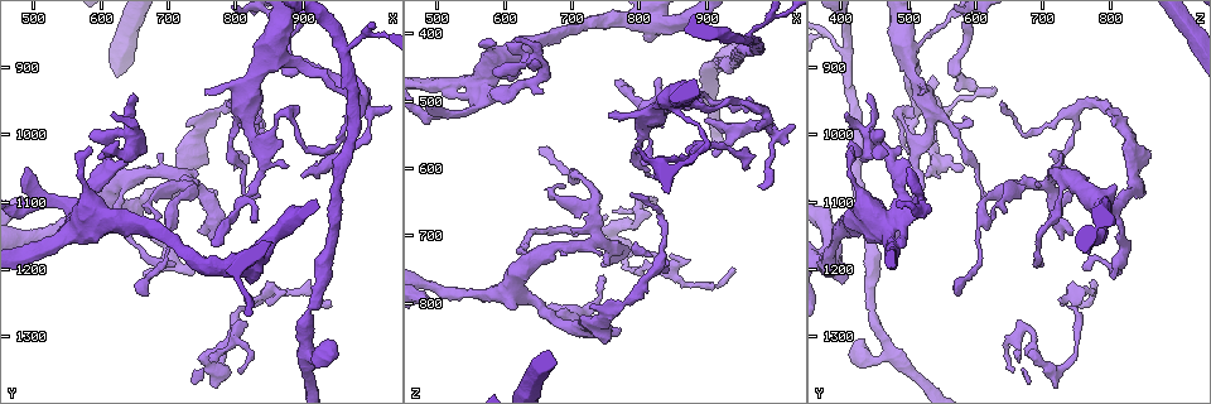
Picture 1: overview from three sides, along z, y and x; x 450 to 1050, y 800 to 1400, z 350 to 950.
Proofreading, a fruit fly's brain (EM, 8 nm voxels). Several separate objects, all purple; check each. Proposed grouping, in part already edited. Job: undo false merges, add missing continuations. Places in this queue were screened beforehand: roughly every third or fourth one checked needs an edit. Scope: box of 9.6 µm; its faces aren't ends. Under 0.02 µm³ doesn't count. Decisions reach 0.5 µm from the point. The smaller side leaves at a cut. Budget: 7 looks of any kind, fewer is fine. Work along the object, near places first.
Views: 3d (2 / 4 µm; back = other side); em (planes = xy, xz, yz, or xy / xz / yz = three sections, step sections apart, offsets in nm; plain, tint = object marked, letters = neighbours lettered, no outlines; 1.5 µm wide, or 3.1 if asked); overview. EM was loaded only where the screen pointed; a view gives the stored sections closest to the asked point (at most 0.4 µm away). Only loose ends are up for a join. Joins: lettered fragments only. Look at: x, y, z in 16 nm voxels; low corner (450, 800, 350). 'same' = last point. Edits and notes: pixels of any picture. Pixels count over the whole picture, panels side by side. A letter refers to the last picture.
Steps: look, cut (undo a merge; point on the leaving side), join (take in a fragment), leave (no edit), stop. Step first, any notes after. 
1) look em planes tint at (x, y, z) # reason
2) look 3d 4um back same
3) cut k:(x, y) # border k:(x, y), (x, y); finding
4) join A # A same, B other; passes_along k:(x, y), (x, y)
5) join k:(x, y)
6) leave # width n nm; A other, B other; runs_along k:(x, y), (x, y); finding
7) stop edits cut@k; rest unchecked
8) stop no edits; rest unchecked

look em yz step 8 letters at (685, 1030, 725) # free end

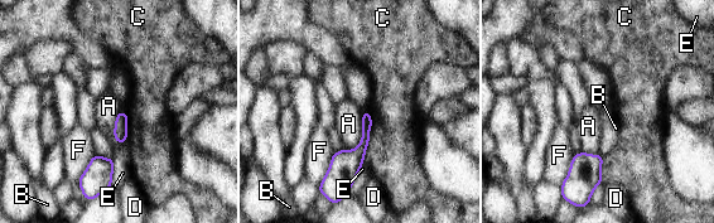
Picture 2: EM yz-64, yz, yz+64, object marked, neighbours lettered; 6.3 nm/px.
leave # A other, B other, C other, D other, E other, F other; border 2:(365, 111), (361, 141), (345, 150); no lettered fragment goes on from it

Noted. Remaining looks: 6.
look em yz step 4 tint at (835, 970, 580) # free end

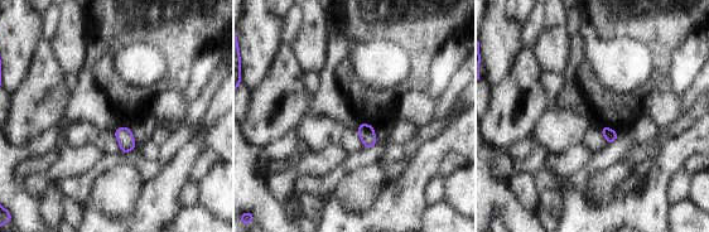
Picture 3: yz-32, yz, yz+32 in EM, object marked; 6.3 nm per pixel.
look em planes letters same # cut it another way

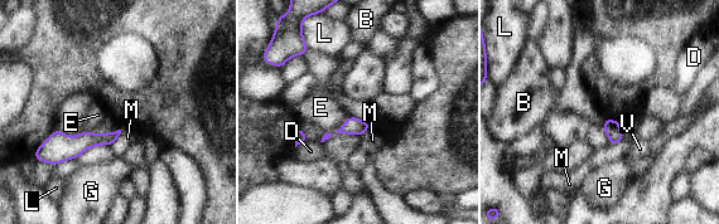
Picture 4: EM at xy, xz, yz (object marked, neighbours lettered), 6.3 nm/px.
leave # B other, D other, E other, G other, L other, M other, V other; border 4:(350, 117), (334, 132); none of them fits

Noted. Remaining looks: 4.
look em planes letters at (965, 885, 410) # calibre changes

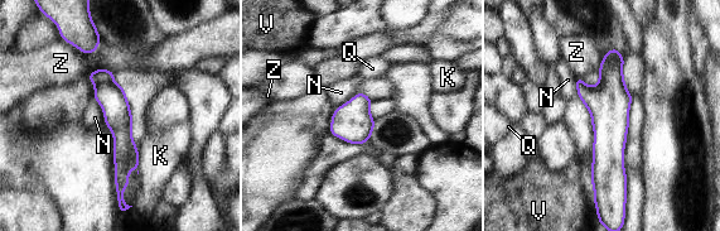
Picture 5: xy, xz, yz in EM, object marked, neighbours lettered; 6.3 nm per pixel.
leave # K other, N other, Q other, V other, Z other; runs_along 5:(614, 52), (610, 71), (605, 192); continuous, no second neuron

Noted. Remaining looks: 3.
stop no edits; rest unchecked

